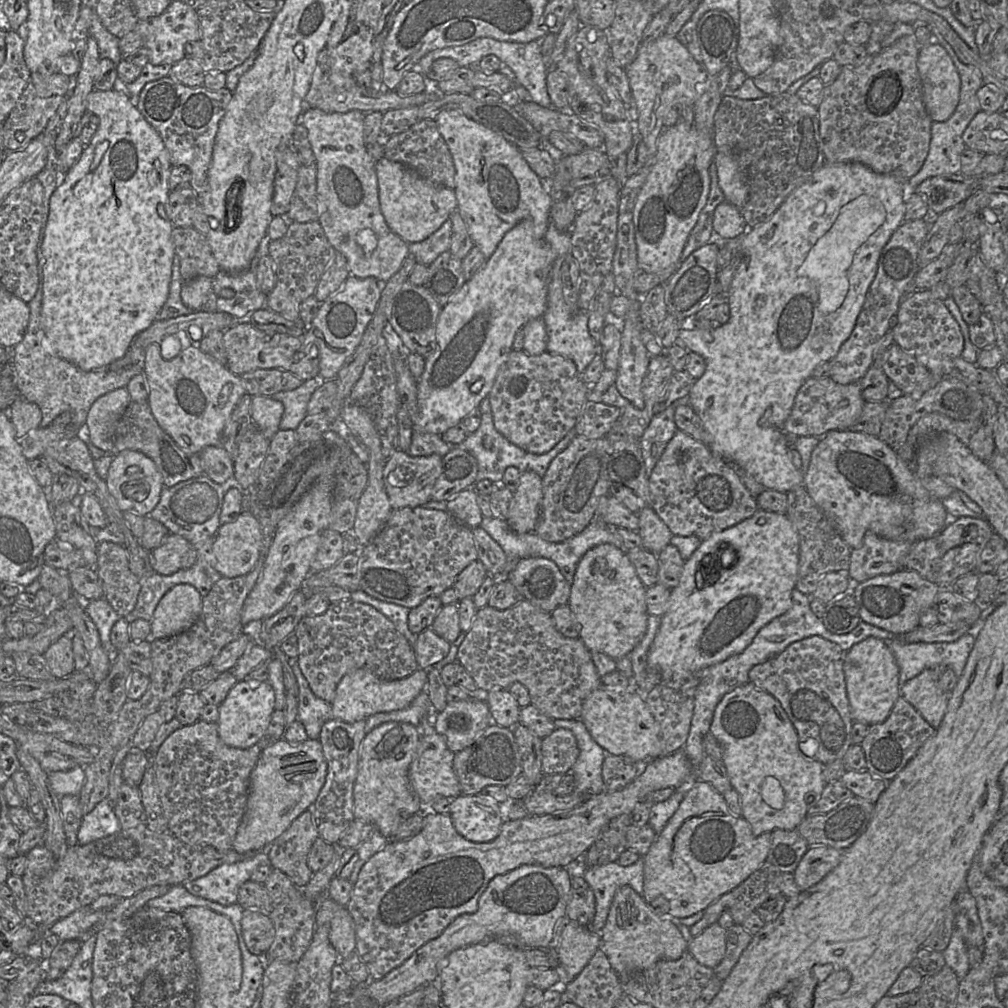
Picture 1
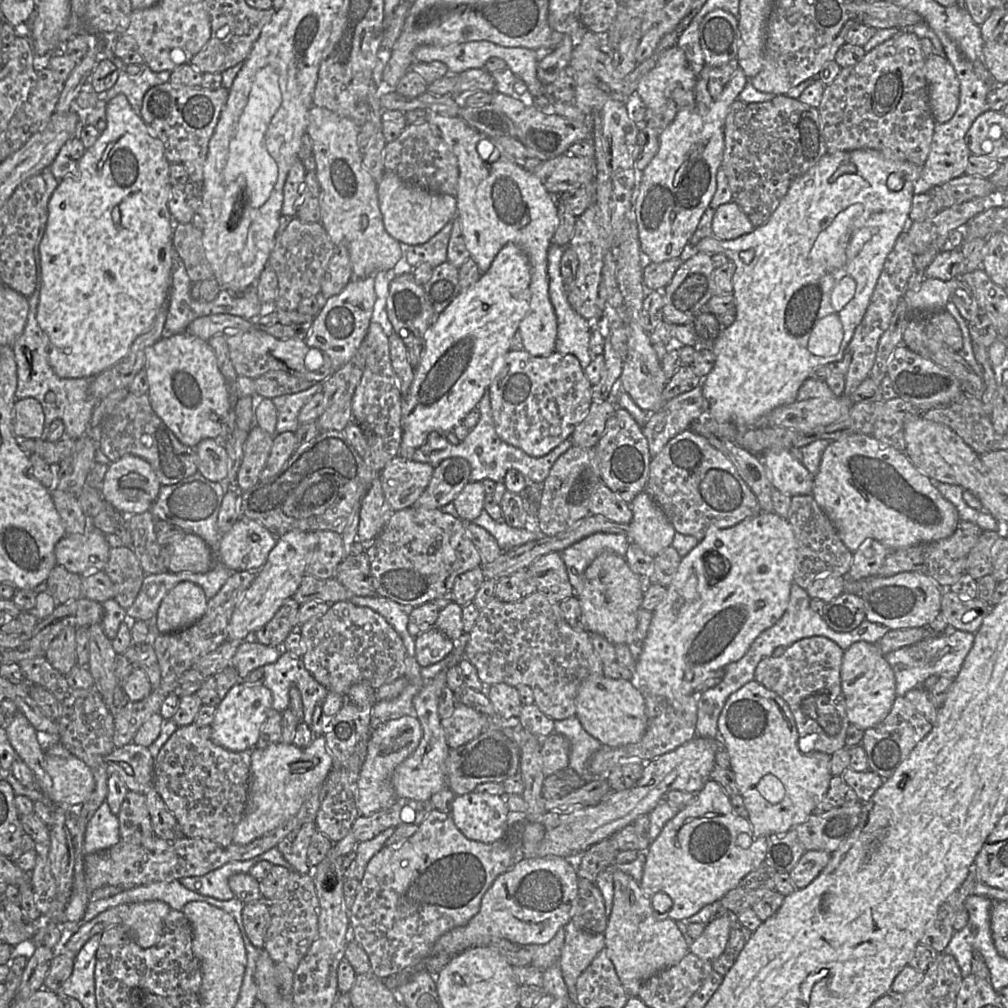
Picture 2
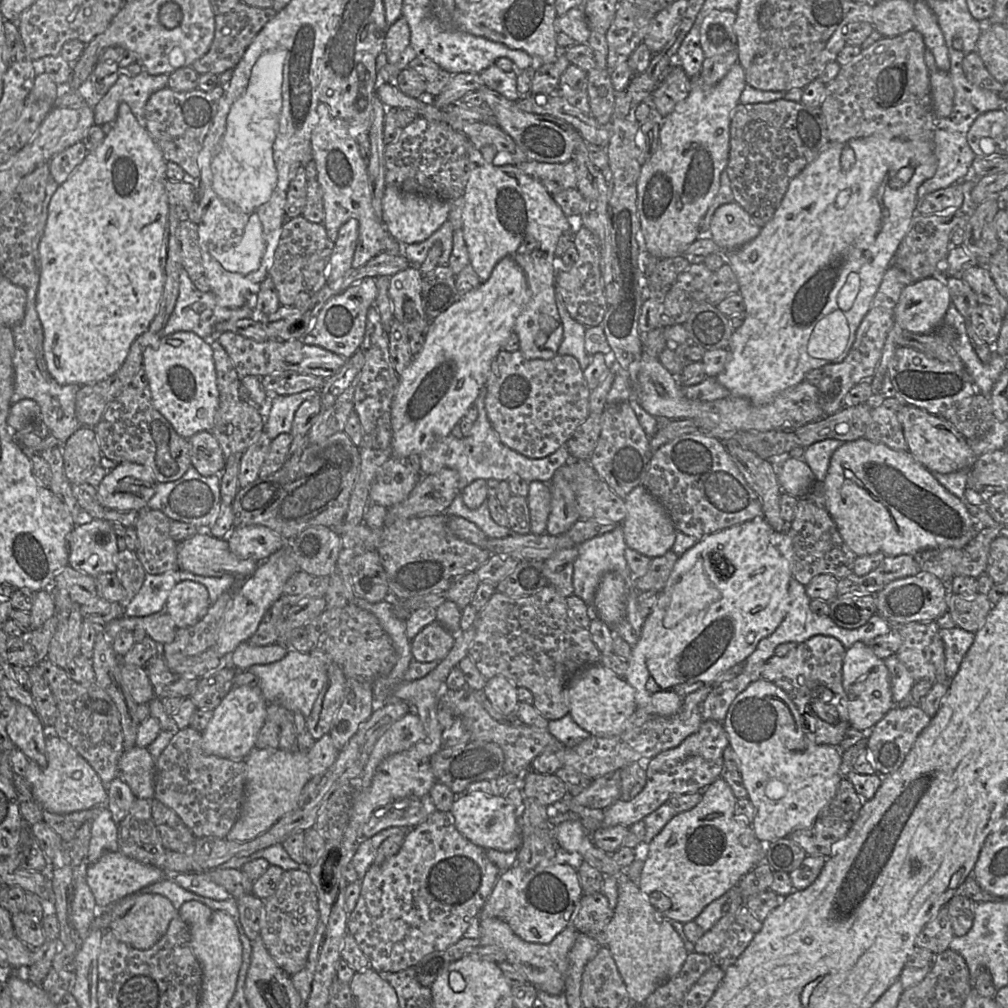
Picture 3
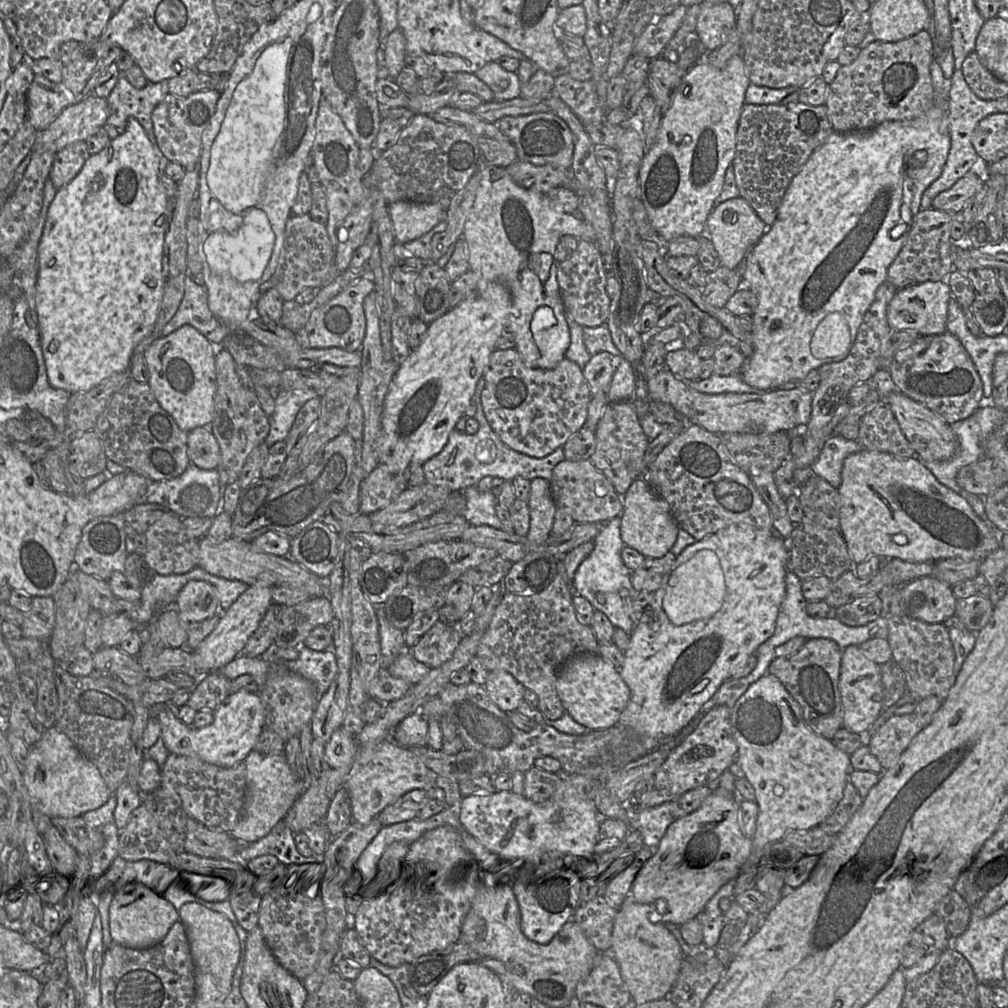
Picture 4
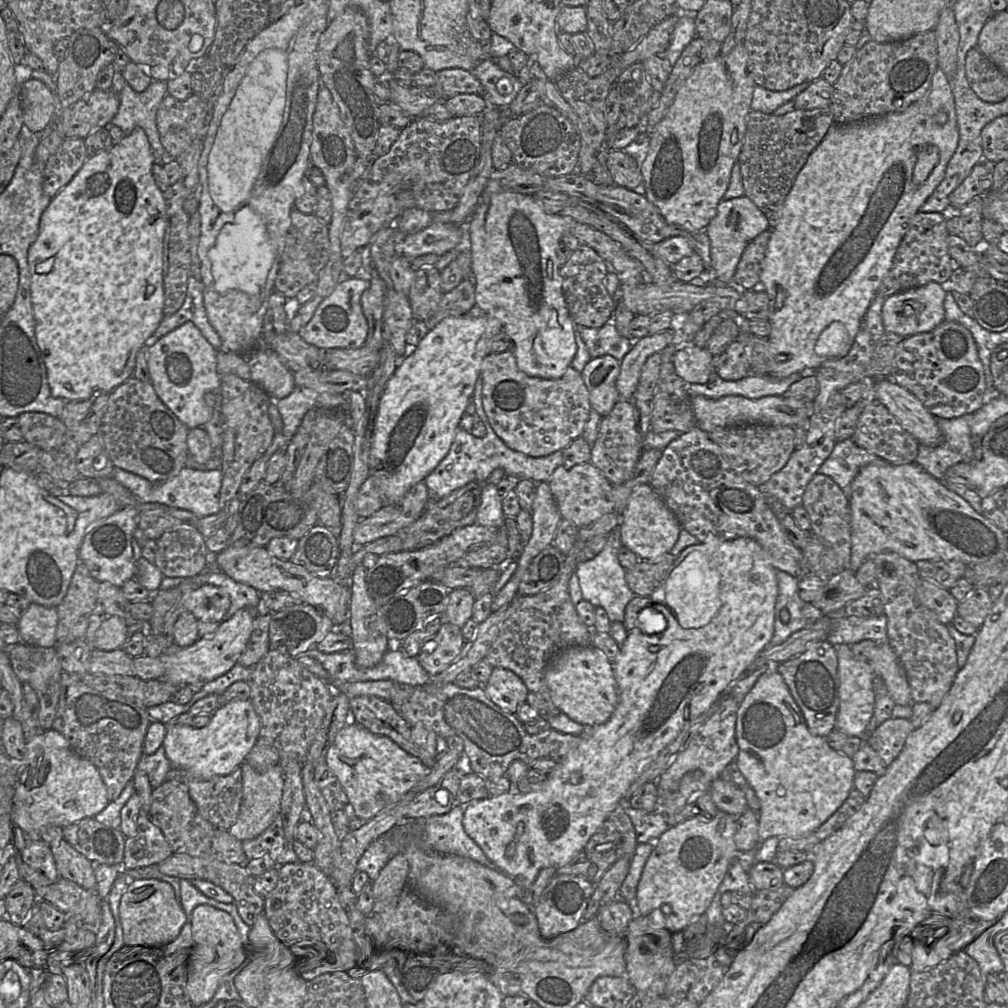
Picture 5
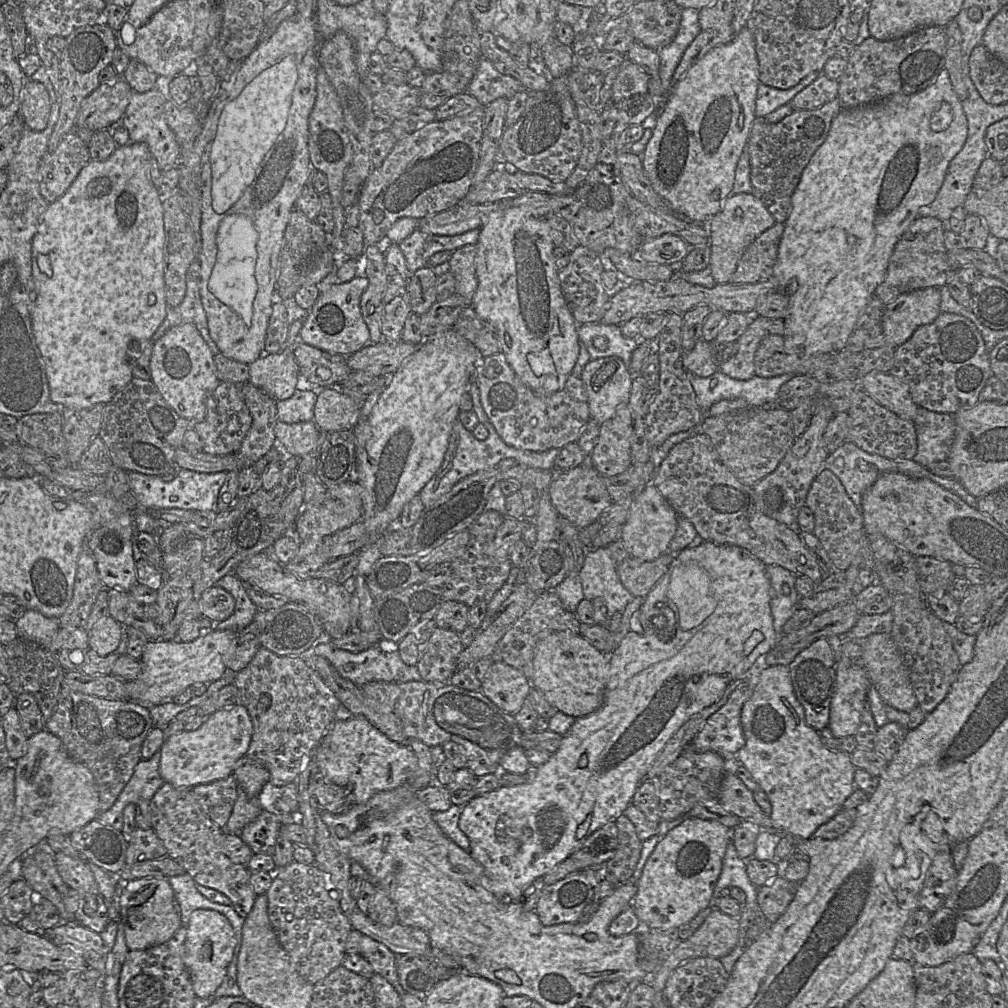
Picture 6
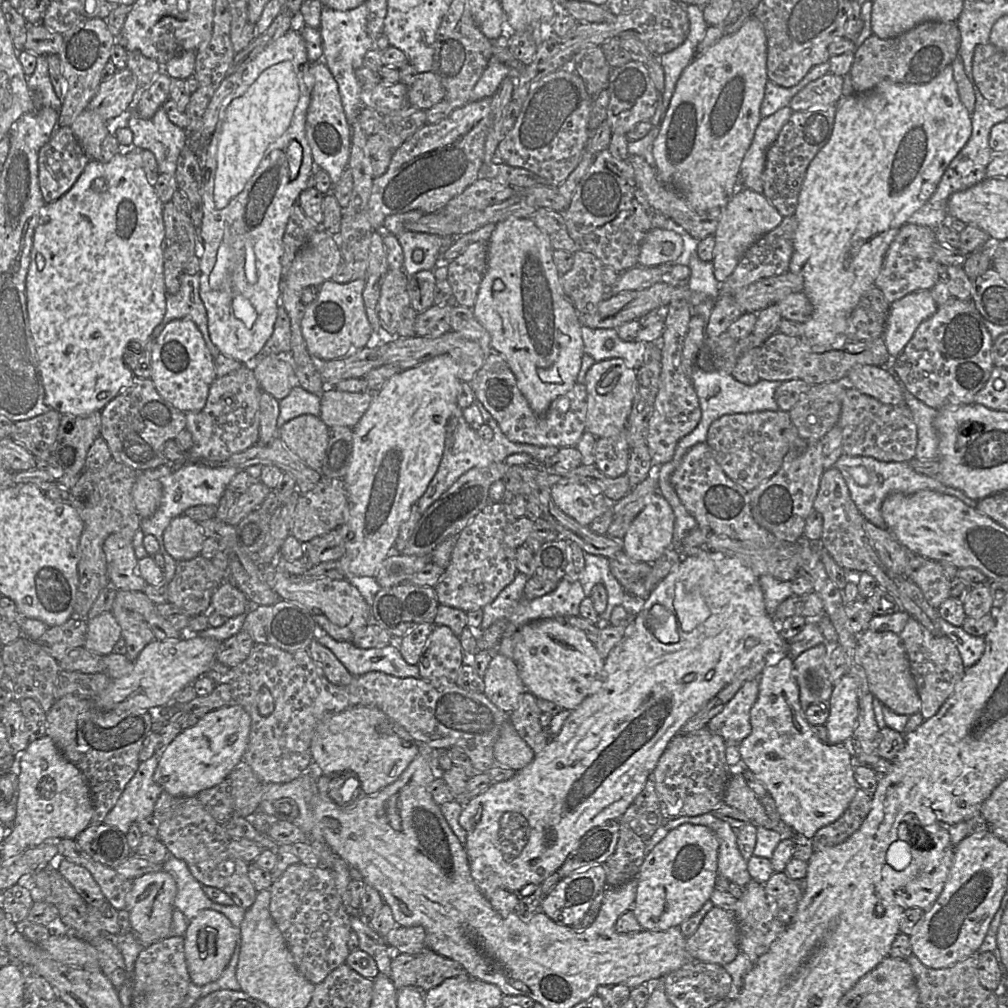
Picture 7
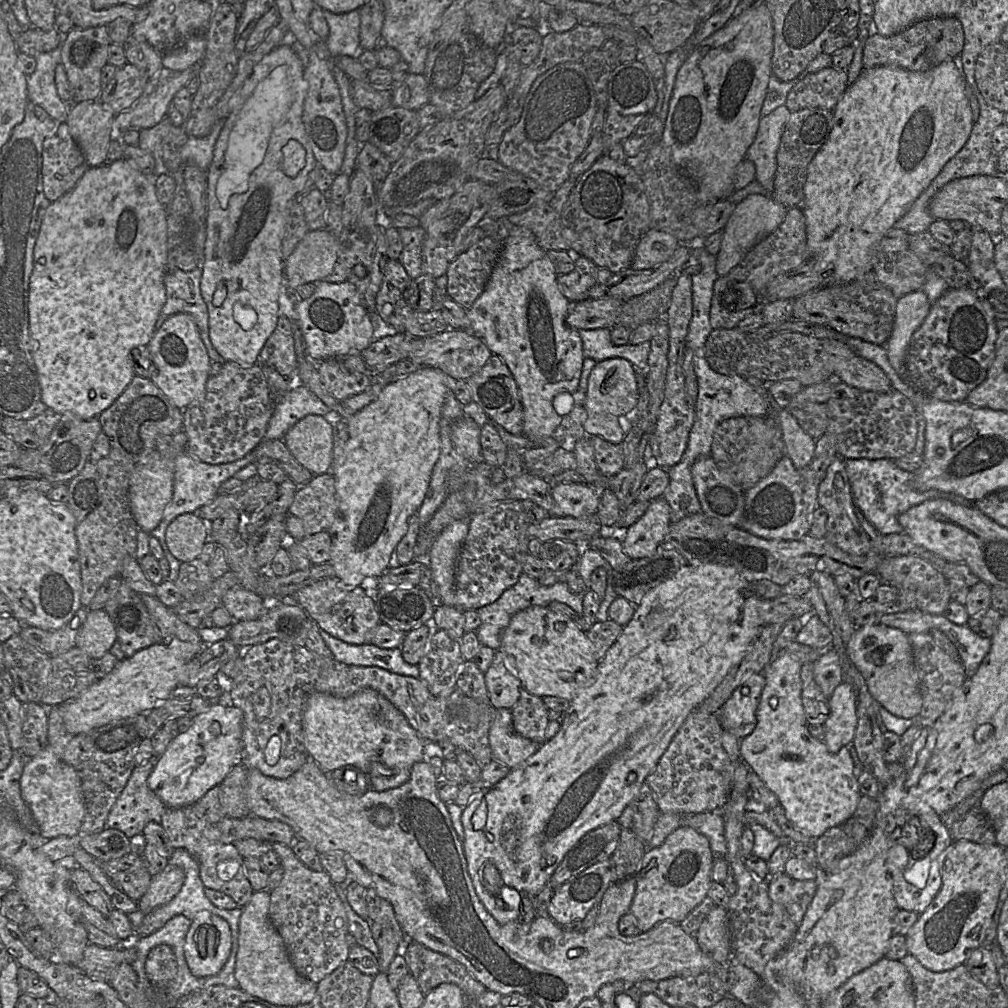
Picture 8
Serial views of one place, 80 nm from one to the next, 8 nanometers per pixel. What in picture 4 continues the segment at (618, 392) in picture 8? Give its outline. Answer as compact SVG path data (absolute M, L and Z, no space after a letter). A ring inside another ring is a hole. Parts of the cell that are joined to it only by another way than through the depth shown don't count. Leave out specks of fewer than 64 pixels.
M600 352L590 358L583 369L592 396L607 393L616 369L616 359L608 352Z

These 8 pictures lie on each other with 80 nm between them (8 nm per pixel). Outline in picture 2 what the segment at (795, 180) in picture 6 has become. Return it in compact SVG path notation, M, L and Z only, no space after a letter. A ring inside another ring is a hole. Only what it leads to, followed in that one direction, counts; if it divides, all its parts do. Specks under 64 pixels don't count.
M786 94L775 95L771 100L758 103L736 99L730 106L724 125L724 150L720 167L728 179L732 200L740 206L755 227L767 222L791 183L816 165L825 153L818 108Z

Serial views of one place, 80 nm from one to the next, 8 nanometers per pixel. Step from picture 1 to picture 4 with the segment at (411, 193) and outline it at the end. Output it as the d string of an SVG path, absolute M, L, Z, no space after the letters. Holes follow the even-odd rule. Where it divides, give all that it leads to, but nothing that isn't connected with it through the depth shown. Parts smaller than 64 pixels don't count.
M398 201L388 205L397 243L405 244L428 233L446 219L441 205Z

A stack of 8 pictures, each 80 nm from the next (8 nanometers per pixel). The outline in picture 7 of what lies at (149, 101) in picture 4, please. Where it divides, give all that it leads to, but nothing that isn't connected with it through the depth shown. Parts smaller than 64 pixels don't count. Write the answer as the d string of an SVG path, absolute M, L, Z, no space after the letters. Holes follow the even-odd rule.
M163 106L151 119L141 118L133 109L127 127L133 133L133 145L154 154L160 174L175 176L179 155L187 146L188 133L169 120Z

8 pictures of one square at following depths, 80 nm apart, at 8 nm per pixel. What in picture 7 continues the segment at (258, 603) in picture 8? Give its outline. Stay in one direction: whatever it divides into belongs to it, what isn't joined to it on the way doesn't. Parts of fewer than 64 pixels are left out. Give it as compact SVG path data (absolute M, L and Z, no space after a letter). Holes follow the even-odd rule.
M225 581L213 593L210 611L230 619L248 611L250 601L232 581Z

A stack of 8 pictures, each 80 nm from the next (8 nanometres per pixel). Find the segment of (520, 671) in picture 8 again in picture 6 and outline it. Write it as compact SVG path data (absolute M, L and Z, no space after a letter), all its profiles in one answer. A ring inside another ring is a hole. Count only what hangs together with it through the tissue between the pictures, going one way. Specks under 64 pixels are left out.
M555 631L541 639L535 648L533 668L532 688L539 690L549 704L560 712L579 718L601 706L608 680L609 656L596 649L579 633Z

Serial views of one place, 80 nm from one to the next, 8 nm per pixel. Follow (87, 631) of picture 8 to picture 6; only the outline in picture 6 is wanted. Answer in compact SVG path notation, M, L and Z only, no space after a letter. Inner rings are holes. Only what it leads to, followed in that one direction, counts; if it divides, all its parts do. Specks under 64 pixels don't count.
M108 615L98 620L88 632L89 648L99 656L115 653L122 638L122 625Z

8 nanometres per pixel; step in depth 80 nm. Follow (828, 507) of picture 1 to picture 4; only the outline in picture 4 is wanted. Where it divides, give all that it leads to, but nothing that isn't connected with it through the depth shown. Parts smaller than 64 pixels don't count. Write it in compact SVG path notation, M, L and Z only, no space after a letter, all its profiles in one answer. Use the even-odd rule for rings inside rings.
M862 449L844 460L837 490L841 502L839 530L855 564L872 556L918 563L935 563L954 557L983 560L1001 546L999 533L987 520L978 517L958 493L941 484L916 456L898 458Z

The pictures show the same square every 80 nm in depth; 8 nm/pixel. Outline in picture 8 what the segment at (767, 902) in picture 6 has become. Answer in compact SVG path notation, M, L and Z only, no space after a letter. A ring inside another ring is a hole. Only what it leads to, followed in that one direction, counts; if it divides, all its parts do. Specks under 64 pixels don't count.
M785 872L768 878L768 894L771 900L783 906L791 920L799 926L816 890L815 880L797 880Z

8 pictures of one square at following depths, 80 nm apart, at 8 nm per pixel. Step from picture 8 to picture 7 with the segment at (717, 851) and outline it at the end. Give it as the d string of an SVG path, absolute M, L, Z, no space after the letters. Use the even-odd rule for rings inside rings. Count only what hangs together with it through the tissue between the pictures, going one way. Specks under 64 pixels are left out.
M705 813L698 816L683 816L673 820L666 820L663 826L646 840L645 855L651 851L653 845L658 844L661 838L667 833L685 823L694 825L703 825L710 828L719 840L718 849L718 874L745 887L752 879L747 870L747 860L745 860L737 846L736 833L727 822L713 816L711 813Z

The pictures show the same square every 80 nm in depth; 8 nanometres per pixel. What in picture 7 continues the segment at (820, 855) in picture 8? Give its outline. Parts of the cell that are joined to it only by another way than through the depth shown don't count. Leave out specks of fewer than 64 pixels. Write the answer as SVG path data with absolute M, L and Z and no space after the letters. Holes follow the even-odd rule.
M858 788L845 812L835 822L820 828L812 839L814 850L835 846L859 829L871 808L872 796Z

